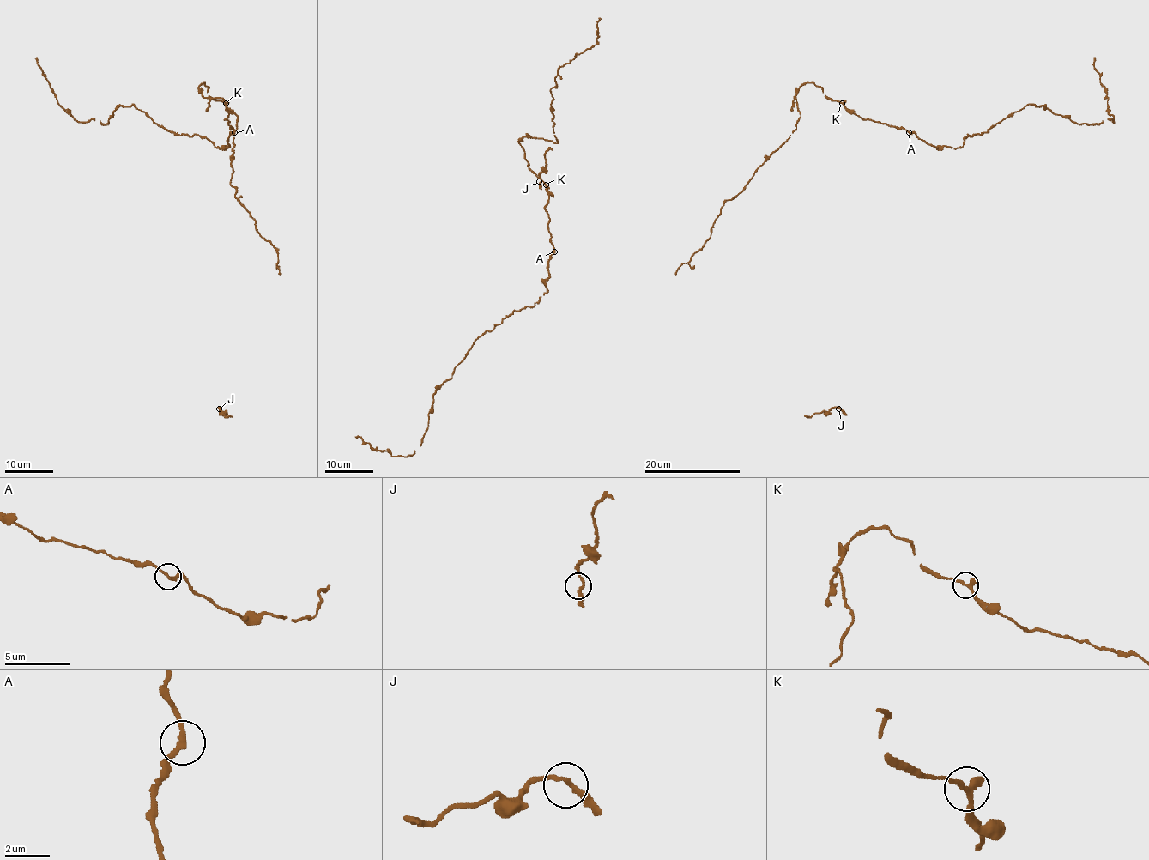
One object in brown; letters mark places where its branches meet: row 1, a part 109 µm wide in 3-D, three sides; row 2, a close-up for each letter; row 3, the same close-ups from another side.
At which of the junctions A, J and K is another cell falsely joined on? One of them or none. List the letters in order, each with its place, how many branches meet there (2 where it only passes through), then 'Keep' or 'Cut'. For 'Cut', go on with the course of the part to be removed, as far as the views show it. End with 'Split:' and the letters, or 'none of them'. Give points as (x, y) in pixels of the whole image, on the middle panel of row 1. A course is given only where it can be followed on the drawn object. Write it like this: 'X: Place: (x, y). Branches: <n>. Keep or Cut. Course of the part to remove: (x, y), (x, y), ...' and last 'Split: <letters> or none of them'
A: Place: (554, 251). Branches: 2. Keep
J: Place: (539, 181). Branches: 2. Keep
K: Place: (546, 184). Branches: 2. Keep
Split: none of them

